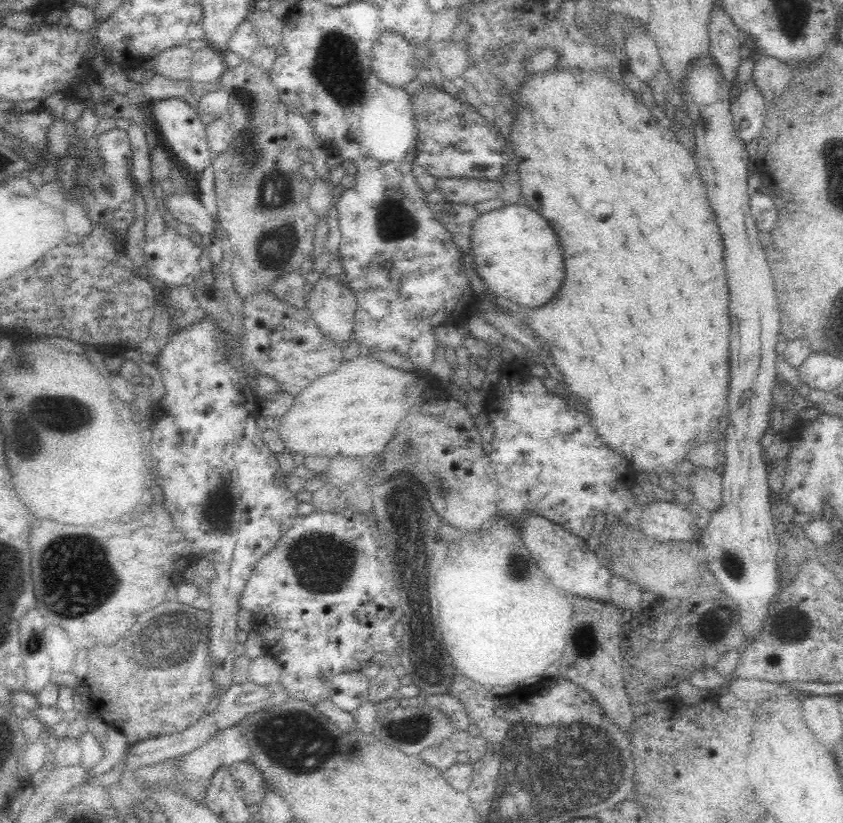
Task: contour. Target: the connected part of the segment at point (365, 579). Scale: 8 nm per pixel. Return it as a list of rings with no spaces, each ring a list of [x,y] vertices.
[[[347,505],[342,511],[337,513],[316,509],[306,516],[298,515],[292,524],[292,527],[284,534],[283,538],[276,543],[276,546],[264,555],[253,567],[250,578],[246,583],[245,589],[239,598],[239,607],[242,611],[248,611],[252,614],[255,622],[252,631],[254,648],[272,655],[282,668],[279,679],[280,684],[288,693],[288,696],[298,699],[306,699],[309,703],[317,704],[321,699],[329,698],[330,680],[337,675],[351,672],[368,670],[372,658],[376,652],[381,652],[387,657],[392,652],[397,651],[399,639],[400,620],[403,611],[400,612],[400,592],[396,588],[396,576],[392,572],[392,562],[388,558],[388,551],[381,540],[380,530],[374,516],[358,513],[352,505]]]

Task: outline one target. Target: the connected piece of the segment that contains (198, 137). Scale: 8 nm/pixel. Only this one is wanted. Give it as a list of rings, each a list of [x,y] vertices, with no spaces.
[[[166,98],[166,100],[151,100],[149,111],[152,120],[158,124],[158,130],[164,138],[164,144],[168,146],[171,151],[171,156],[175,157],[177,162],[184,168],[187,168],[192,174],[196,174],[196,179],[199,180],[198,175],[204,170],[211,168],[213,157],[208,151],[208,143],[206,142],[206,133],[204,128],[203,115],[196,109],[191,108],[186,100],[179,98]]]

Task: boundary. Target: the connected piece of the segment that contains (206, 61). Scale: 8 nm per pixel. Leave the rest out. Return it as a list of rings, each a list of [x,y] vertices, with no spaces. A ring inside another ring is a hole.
[[[206,43],[204,48],[193,52],[189,72],[190,79],[196,82],[218,82],[222,73],[227,69],[224,65],[223,53]]]

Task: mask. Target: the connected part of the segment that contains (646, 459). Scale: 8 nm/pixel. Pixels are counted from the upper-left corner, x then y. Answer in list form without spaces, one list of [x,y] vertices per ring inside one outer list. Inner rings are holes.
[[[548,70],[548,72],[544,72],[544,74],[532,76],[532,80],[528,80],[526,84],[522,82],[522,90],[518,90],[518,92],[520,92],[520,96],[518,96],[518,106],[512,109],[518,110],[518,114],[516,114],[514,124],[510,126],[510,130],[512,130],[512,134],[508,136],[510,140],[506,138],[506,134],[503,134],[505,143],[512,144],[512,150],[514,150],[514,152],[510,152],[512,158],[516,156],[518,162],[520,162],[520,166],[516,169],[520,170],[520,189],[522,190],[522,196],[524,196],[522,203],[528,204],[532,210],[536,210],[538,214],[542,214],[542,216],[552,224],[552,228],[556,230],[556,234],[558,234],[558,238],[560,238],[560,244],[562,244],[562,248],[564,248],[564,262],[566,262],[566,278],[564,278],[564,282],[562,282],[562,286],[560,286],[556,298],[550,300],[548,304],[544,304],[542,308],[536,307],[520,310],[518,311],[518,316],[521,322],[526,323],[536,335],[545,340],[550,352],[552,352],[550,358],[552,358],[554,362],[551,362],[551,364],[553,365],[553,368],[558,368],[558,370],[552,370],[551,375],[553,380],[560,380],[560,382],[556,382],[556,384],[564,384],[564,380],[566,380],[568,386],[570,386],[570,392],[576,394],[576,396],[580,396],[579,399],[582,403],[586,404],[586,408],[588,408],[588,410],[586,410],[586,415],[588,416],[588,419],[590,419],[590,423],[592,423],[594,429],[596,429],[596,433],[602,437],[602,442],[605,442],[612,450],[624,455],[624,459],[632,464],[636,472],[648,474],[653,477],[654,480],[657,480],[657,478],[662,475],[672,475],[672,478],[674,478],[675,481],[682,482],[685,470],[689,467],[686,457],[691,452],[690,450],[696,446],[696,442],[703,442],[709,439],[711,431],[716,430],[715,426],[717,426],[718,421],[722,417],[728,416],[729,413],[727,410],[727,399],[729,392],[728,382],[730,382],[730,365],[728,364],[728,362],[730,362],[730,352],[728,352],[730,316],[728,316],[728,286],[726,286],[726,274],[724,274],[724,262],[722,262],[722,250],[724,250],[724,246],[722,246],[720,228],[716,226],[714,212],[712,212],[712,207],[710,207],[706,188],[700,180],[700,173],[698,172],[692,155],[692,149],[686,140],[685,134],[680,134],[680,136],[678,136],[680,142],[682,142],[682,144],[680,144],[680,142],[676,140],[676,134],[670,132],[670,130],[666,130],[666,128],[662,128],[662,126],[654,120],[654,116],[650,114],[648,106],[644,106],[644,104],[630,92],[630,88],[632,88],[632,92],[636,92],[635,84],[631,80],[616,82],[613,78],[609,77],[605,70],[584,70],[584,72],[576,72],[576,70]],[[650,152],[654,152],[654,158],[648,158]]]

